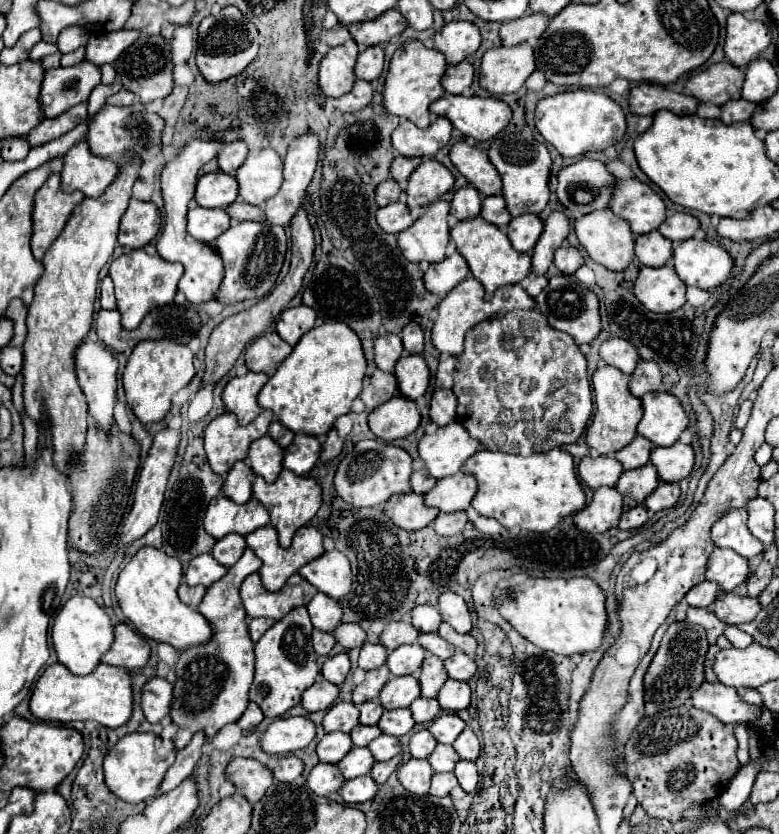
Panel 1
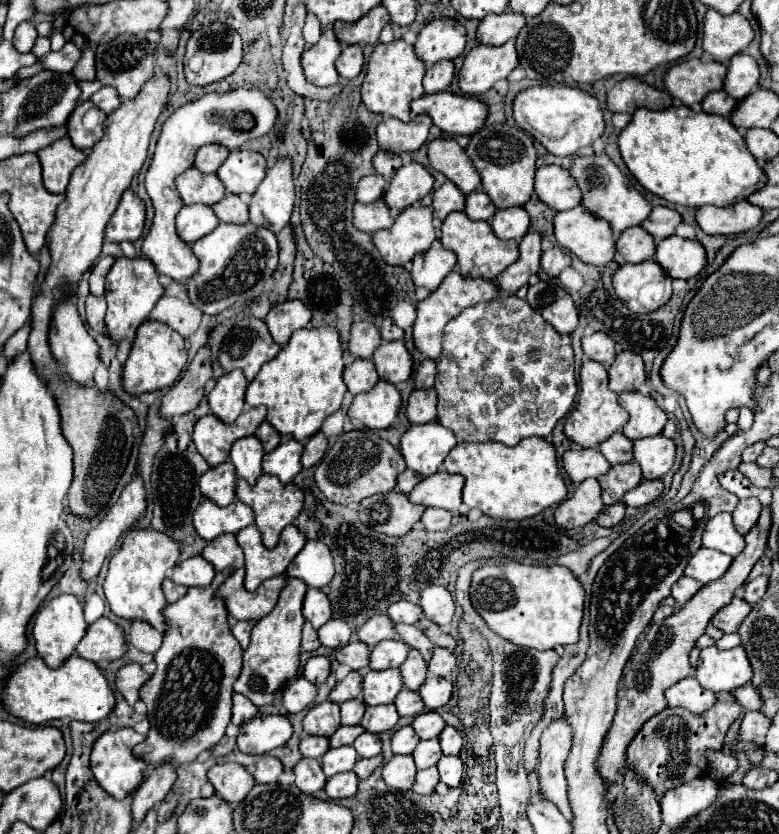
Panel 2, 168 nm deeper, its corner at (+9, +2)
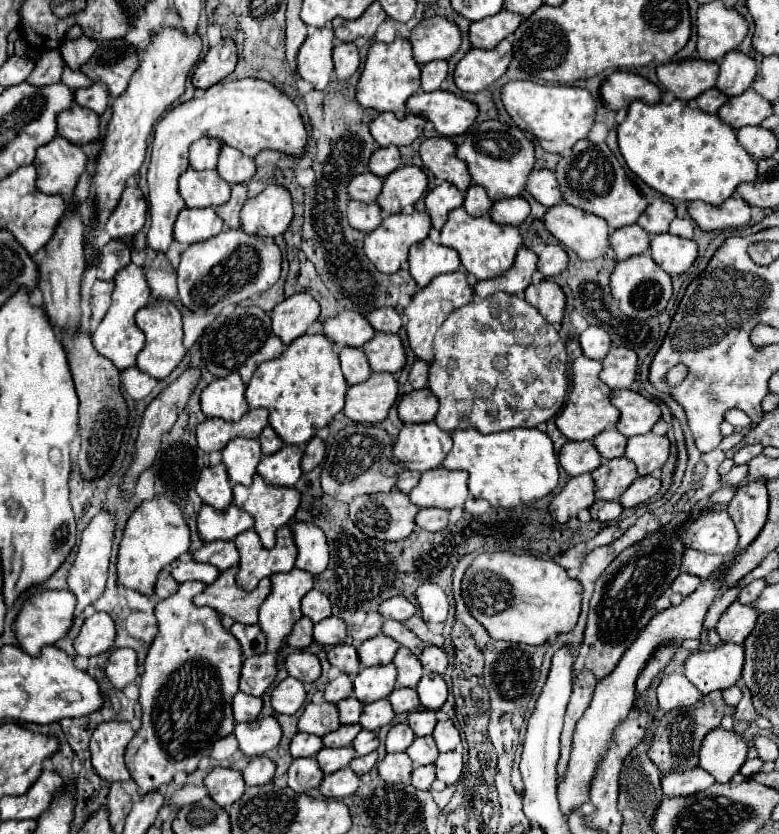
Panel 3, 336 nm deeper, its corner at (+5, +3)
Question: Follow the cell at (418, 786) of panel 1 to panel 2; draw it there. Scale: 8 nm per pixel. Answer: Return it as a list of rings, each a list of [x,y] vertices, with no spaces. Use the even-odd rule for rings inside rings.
[[[392,756],[384,766],[382,766],[382,778],[388,786],[404,792],[410,790],[414,784],[416,776],[416,766],[412,756]]]

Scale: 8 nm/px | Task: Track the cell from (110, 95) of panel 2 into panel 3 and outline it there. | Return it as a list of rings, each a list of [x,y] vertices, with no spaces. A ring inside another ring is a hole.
[[[94,83],[88,89],[78,89],[78,91],[74,91],[74,97],[80,107],[88,107],[88,109],[96,111],[98,115],[106,113],[108,103],[110,103],[110,93],[104,87],[104,83]]]

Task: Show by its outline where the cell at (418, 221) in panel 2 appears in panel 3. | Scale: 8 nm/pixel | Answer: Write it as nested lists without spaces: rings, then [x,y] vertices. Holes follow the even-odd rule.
[[[414,211],[414,213],[396,213],[396,215],[384,215],[384,221],[378,229],[368,233],[364,239],[364,251],[368,259],[376,265],[378,271],[384,273],[396,273],[398,267],[408,259],[408,249],[416,243],[422,243],[432,229],[432,219],[424,211]]]

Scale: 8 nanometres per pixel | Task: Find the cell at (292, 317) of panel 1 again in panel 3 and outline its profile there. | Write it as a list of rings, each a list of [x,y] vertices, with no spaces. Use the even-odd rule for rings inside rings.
[[[296,293],[272,311],[272,329],[282,339],[284,345],[292,343],[296,337],[304,335],[312,321],[320,315],[320,305],[308,293]]]

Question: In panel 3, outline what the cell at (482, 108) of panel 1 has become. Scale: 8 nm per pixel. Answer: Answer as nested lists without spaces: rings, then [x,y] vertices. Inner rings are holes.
[[[420,91],[406,103],[410,113],[424,115],[434,123],[434,129],[444,135],[462,135],[478,117],[478,105],[452,95],[450,91]]]

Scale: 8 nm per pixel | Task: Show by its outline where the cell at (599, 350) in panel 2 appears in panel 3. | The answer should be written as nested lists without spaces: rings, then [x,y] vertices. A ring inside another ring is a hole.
[[[588,327],[580,335],[580,347],[586,357],[602,361],[604,355],[608,353],[608,349],[612,347],[612,341],[608,339],[608,333],[602,327]]]

